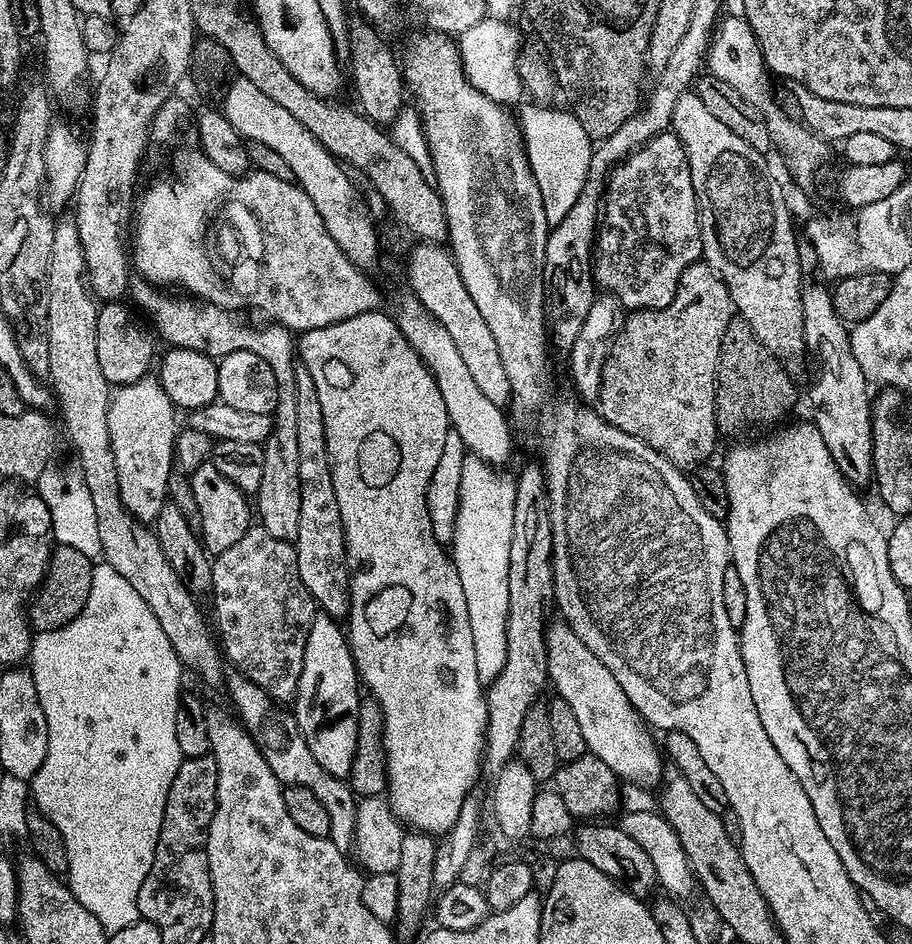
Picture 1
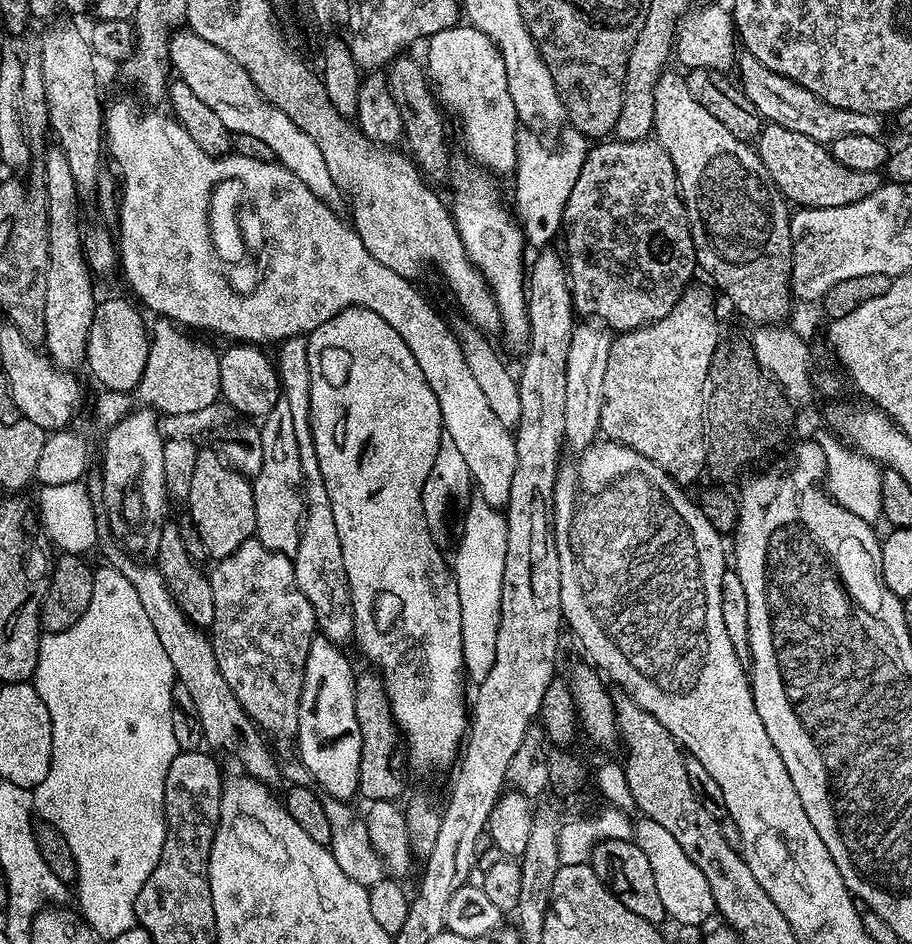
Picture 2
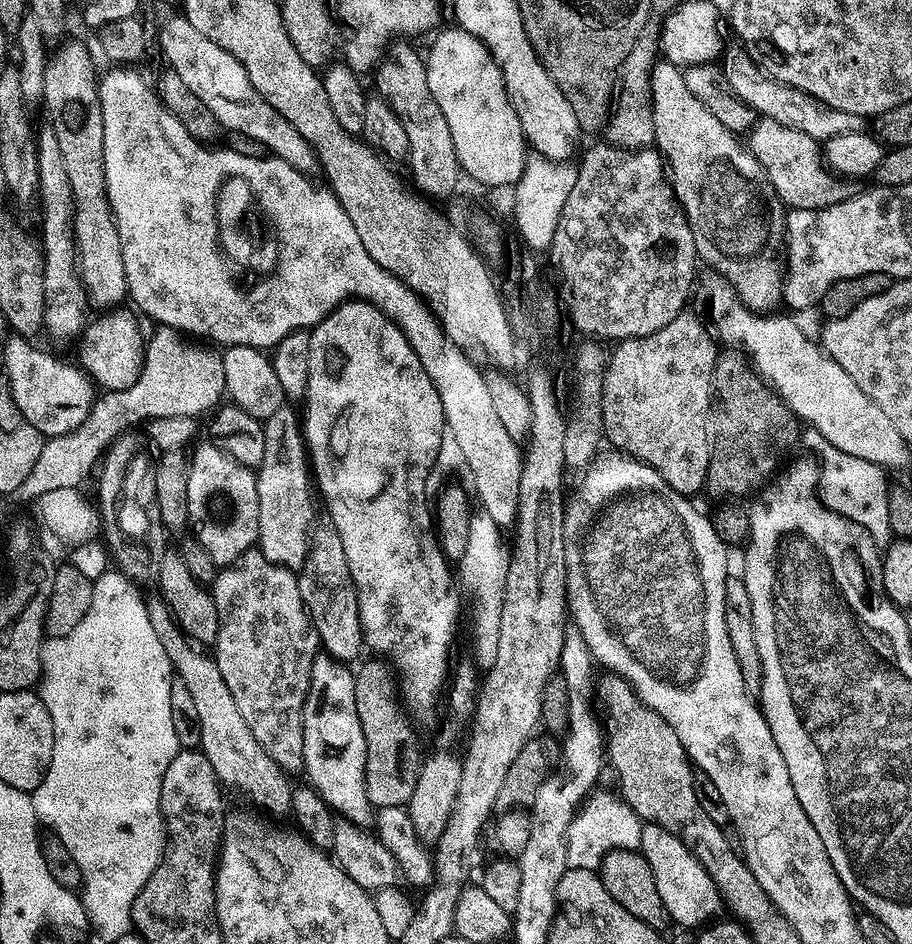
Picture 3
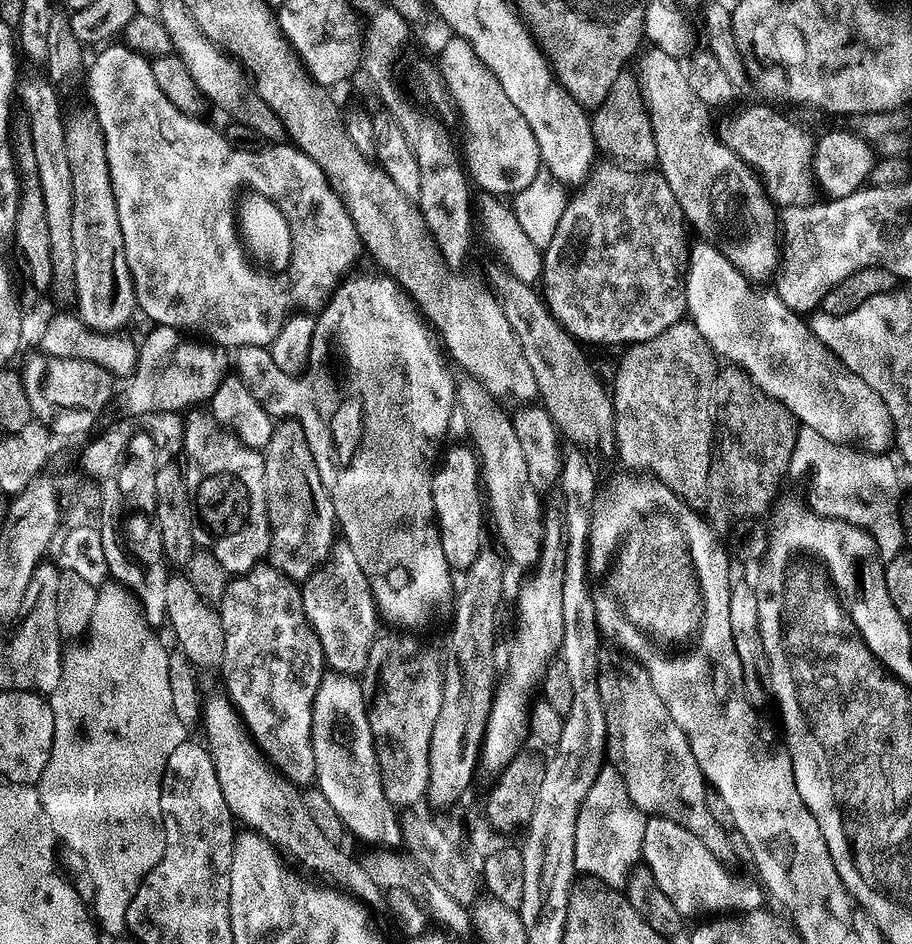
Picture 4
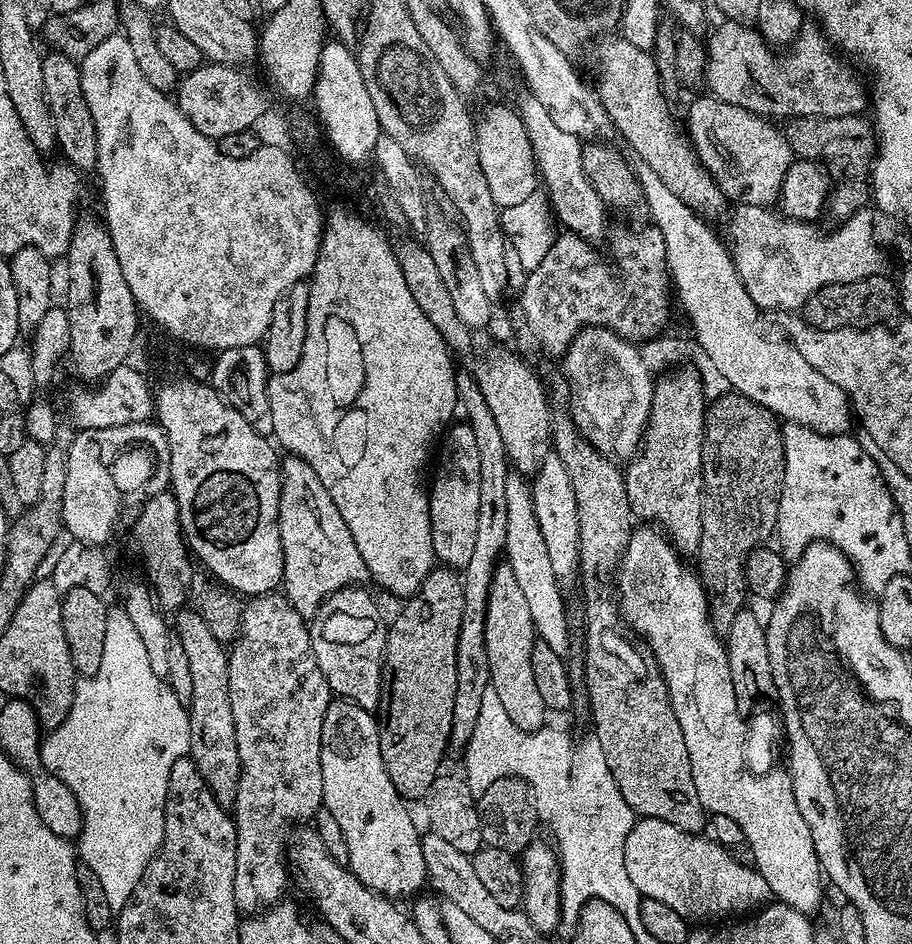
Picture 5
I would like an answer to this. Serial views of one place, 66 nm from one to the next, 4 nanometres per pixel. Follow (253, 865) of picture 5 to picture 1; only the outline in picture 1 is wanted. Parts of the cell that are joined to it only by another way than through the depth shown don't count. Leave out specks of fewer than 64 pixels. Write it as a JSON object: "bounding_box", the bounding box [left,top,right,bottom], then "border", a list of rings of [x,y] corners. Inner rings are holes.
{"bounding_box":[211,527,318,702],"border":[[[248,527],[230,550],[215,553],[211,596],[227,663],[229,660],[239,675],[254,682],[273,702],[295,701],[306,634],[318,612],[312,595],[302,586],[295,547],[274,538],[265,528]]]}

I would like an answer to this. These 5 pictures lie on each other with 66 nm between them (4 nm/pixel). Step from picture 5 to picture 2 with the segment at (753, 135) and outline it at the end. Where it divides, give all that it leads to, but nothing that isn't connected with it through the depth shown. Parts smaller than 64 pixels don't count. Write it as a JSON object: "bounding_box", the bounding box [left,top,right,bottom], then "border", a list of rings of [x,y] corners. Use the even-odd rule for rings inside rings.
{"bounding_box":[756,124,884,209],"border":[[[778,124],[763,127],[756,149],[776,187],[789,203],[799,207],[830,209],[850,205],[876,193],[884,184],[879,171],[850,169],[835,159],[825,145]]]}

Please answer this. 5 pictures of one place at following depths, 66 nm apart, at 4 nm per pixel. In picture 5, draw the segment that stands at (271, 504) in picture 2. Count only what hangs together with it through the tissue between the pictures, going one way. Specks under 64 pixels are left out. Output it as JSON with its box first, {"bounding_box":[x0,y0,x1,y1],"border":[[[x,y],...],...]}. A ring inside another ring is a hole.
{"bounding_box":[278,454,369,618],"border":[[[291,454],[285,455],[280,461],[280,505],[278,506],[278,526],[280,527],[280,537],[282,538],[282,558],[284,559],[284,579],[282,581],[283,595],[288,597],[289,602],[294,605],[300,615],[305,618],[315,616],[316,609],[324,603],[326,597],[332,593],[341,591],[349,587],[350,580],[347,576],[353,576],[353,581],[364,582],[369,579],[368,567],[366,562],[362,562],[362,554],[358,554],[358,546],[354,546],[354,534],[350,534],[350,526],[346,526],[346,522],[342,518],[342,514],[338,514],[338,506],[334,506],[334,502],[330,498],[330,494],[326,494],[326,486],[322,486],[322,482],[318,482],[318,474],[314,474],[314,470],[305,460],[301,460],[298,456]]]}

